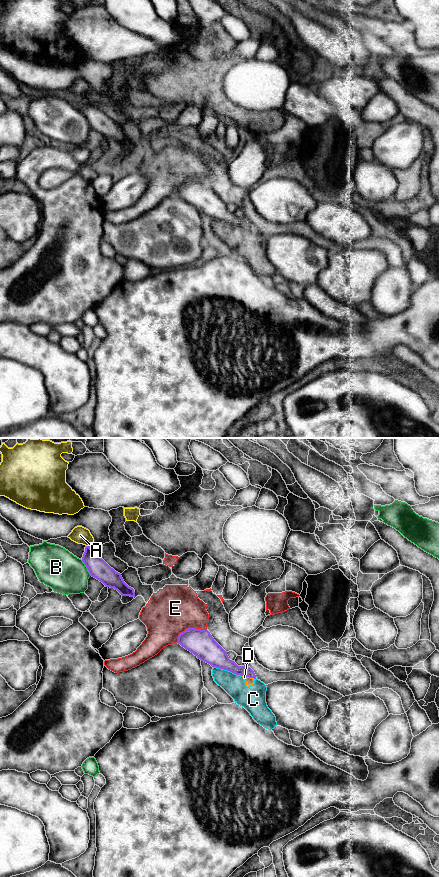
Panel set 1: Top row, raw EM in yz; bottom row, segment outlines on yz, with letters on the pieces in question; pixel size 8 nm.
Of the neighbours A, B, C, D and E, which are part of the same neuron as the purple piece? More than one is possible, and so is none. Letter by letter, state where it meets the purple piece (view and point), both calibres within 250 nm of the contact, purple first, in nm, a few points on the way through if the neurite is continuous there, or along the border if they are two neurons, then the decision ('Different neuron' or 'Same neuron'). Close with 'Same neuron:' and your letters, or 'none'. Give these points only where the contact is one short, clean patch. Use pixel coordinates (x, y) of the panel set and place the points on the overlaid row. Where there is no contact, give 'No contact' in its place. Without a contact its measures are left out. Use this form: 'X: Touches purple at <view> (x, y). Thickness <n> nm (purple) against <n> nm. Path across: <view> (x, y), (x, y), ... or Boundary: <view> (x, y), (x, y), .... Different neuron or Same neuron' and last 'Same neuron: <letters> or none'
A: Touches purple at yz (88, 546). Thickness 160 nm (purple) against 140 nm. Different neuron
B: Touches purple at yz (87, 568). Thickness 160 nm (purple) against 320 nm. Different neuron
C: Touches purple at yz (227, 670). Thickness 200 nm (purple) against 170 nm. Boundary: yz (213, 666), (226, 669), (241, 676). Different neuron
D: Touches purple at yz (248, 676). Thickness 120 nm (purple) against 60 nm. Boundary: yz (242, 675), (254, 679). Different neuron
E: Touches purple at yz (188, 628). Thickness 200 nm (purple) against 380 nm. Different neuron
Same neuron: none

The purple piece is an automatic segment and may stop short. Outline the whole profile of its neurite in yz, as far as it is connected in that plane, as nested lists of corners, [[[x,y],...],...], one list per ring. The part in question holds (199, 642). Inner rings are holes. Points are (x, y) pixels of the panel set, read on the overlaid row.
[[[188,628],[179,634],[178,644],[212,667],[256,679],[256,675],[250,667],[238,666],[229,659],[227,652],[214,640],[208,630]]]

